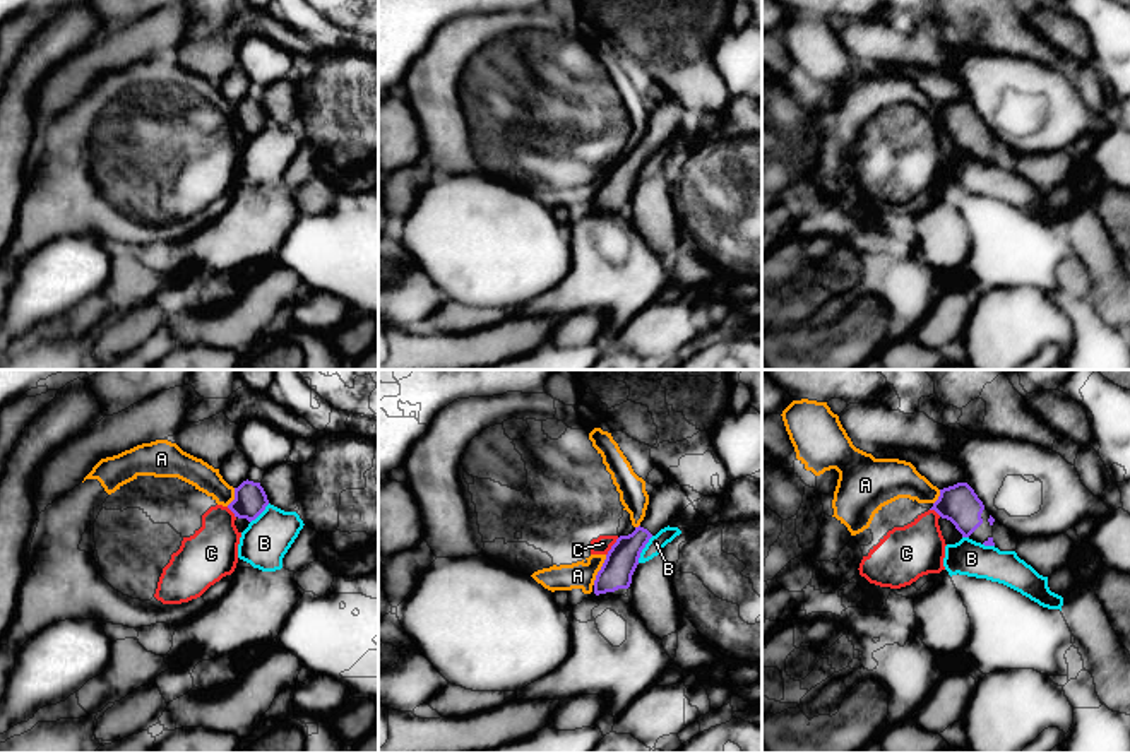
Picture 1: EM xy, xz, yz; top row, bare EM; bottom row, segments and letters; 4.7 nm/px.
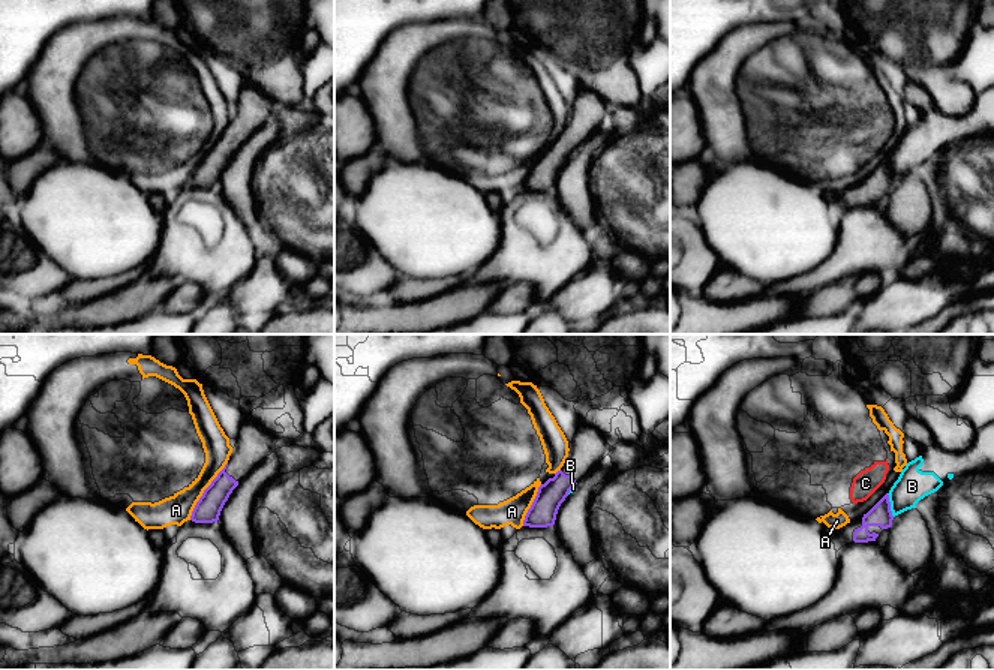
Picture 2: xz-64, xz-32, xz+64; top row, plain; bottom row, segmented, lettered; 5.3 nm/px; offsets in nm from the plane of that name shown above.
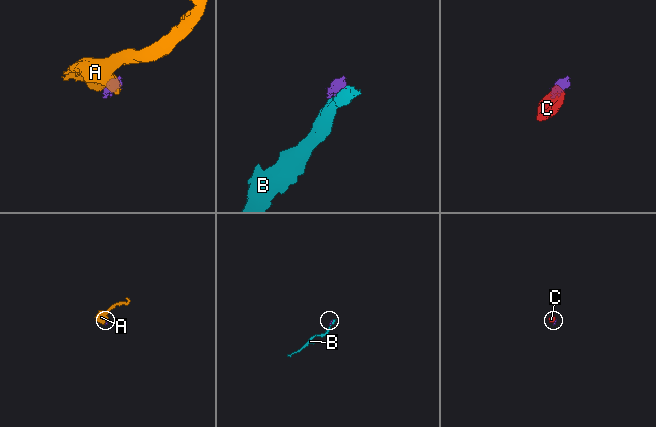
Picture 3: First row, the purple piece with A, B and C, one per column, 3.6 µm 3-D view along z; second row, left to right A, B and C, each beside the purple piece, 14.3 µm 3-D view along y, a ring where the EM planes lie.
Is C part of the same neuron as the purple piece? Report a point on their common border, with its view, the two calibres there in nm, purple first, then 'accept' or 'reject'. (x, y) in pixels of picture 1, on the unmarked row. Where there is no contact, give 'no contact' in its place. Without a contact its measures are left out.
contact xz (612, 163); calibres 150 and 80 nm; reject

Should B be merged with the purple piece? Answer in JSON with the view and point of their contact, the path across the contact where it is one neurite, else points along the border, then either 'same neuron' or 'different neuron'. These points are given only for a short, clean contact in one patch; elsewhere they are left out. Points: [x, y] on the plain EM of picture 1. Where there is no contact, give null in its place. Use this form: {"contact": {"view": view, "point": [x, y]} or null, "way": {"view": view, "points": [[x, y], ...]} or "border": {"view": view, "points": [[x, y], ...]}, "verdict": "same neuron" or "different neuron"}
{"contact": {"view": "xz", "point": [642, 165]}, "border": {"view": "xz", "points": [[653, 153], [637, 178]]}, "verdict": "different neuron"}

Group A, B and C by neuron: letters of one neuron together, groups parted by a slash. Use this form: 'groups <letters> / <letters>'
groups A C / B

